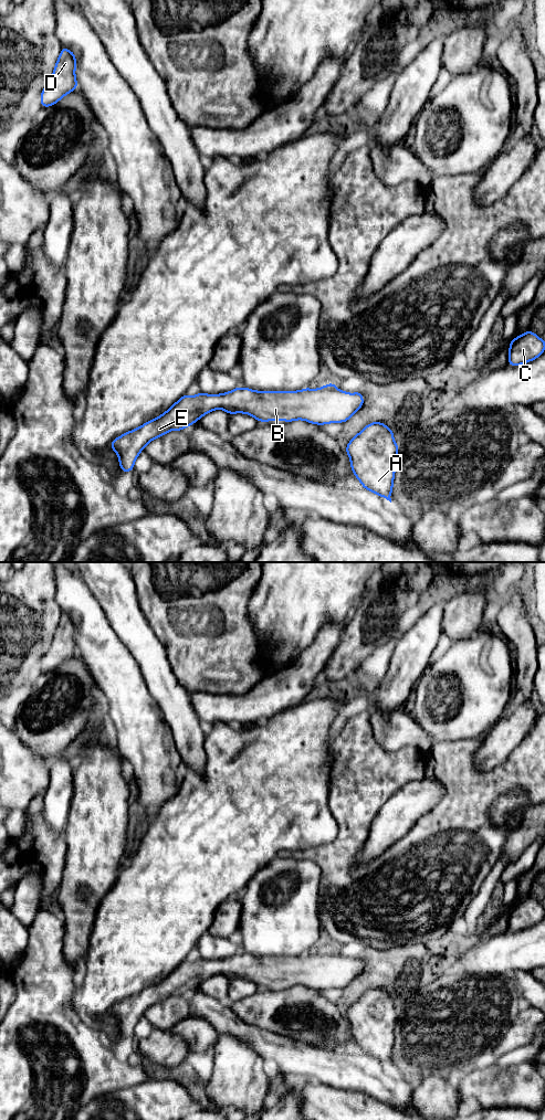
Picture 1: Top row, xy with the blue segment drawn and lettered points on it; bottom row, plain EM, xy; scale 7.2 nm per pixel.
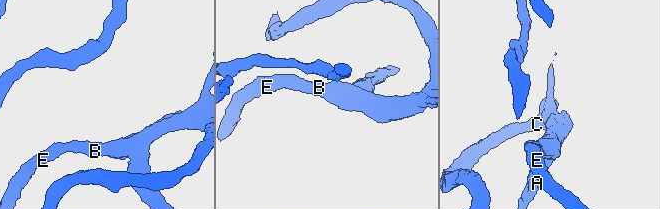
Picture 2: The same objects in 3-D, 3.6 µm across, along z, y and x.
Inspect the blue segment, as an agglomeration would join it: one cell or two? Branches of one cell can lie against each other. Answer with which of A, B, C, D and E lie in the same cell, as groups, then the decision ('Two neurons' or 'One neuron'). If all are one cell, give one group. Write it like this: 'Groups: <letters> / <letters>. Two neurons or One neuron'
Groups: A B C D E. One neuron

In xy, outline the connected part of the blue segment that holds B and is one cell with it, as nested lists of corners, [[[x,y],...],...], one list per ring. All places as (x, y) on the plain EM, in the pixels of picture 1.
[[[334,948],[314,955],[305,953],[300,957],[255,957],[245,952],[237,952],[232,957],[222,960],[205,960],[202,958],[193,962],[185,960],[160,982],[116,1003],[109,1012],[118,1021],[120,1036],[130,1037],[134,1035],[134,1028],[139,1018],[149,1007],[172,995],[182,996],[213,975],[221,974],[230,981],[245,979],[255,983],[259,987],[304,985],[312,990],[323,991],[346,987],[363,970],[364,963],[360,957],[354,960],[344,958],[337,954]]]

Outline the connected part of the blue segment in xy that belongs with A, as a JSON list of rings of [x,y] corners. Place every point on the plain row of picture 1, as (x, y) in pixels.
[[[373,987],[353,1002],[345,1015],[352,1037],[363,1053],[391,1068],[398,1021],[392,995],[381,987]]]

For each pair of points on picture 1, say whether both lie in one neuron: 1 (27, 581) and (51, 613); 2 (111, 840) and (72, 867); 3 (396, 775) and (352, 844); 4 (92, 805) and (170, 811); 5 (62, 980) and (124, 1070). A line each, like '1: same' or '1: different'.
1: same
2: same
3: same
4: different
5: same

